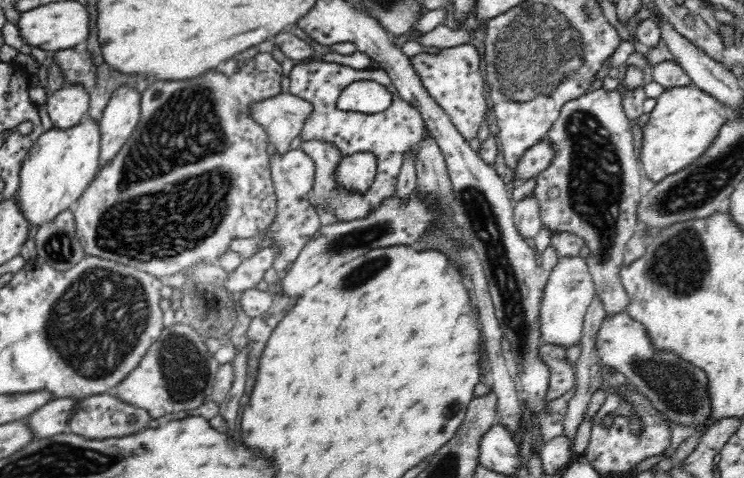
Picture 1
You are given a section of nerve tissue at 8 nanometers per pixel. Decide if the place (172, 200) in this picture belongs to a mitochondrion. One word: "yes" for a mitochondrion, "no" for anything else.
yes

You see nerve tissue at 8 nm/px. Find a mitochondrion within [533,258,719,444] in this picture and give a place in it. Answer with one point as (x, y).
(681, 389)

